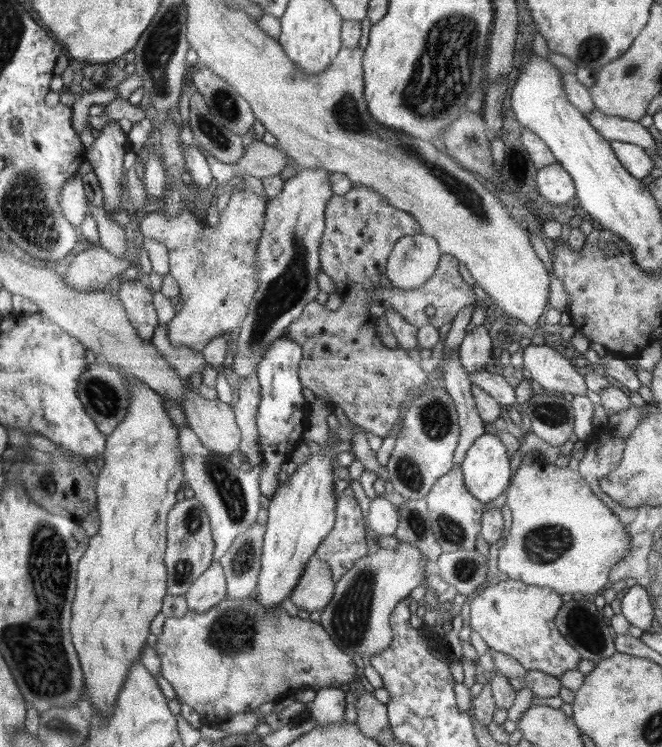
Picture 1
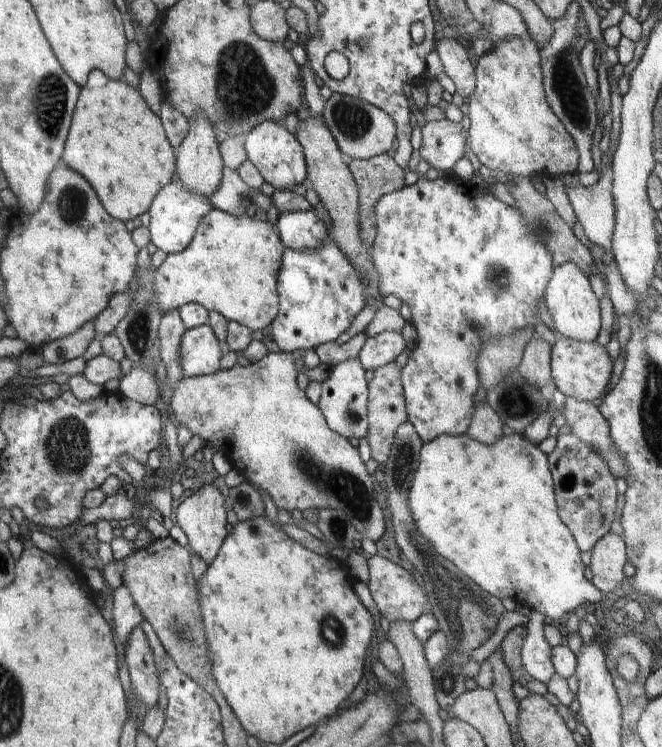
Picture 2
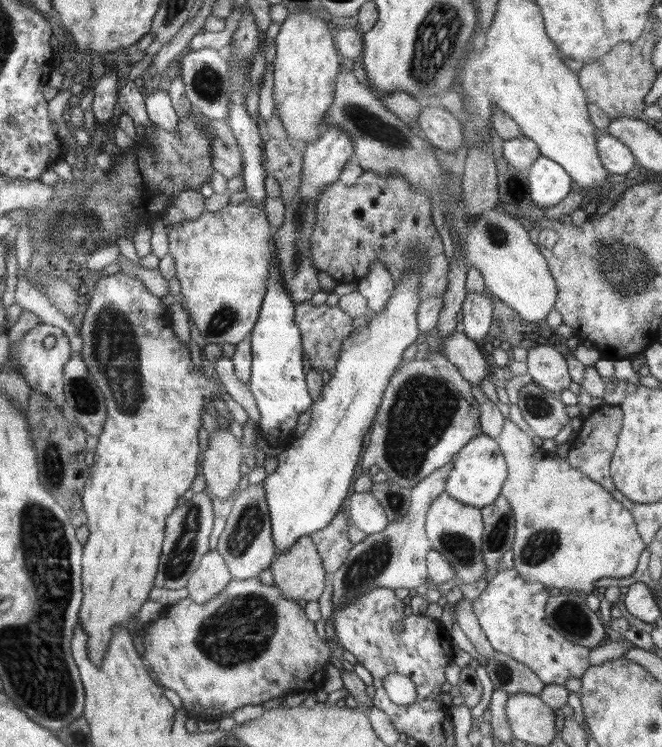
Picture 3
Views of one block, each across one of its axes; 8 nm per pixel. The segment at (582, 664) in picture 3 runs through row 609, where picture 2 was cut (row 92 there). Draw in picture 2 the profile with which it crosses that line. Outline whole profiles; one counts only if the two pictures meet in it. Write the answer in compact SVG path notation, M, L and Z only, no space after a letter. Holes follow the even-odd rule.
M527 34L523 37L494 39L490 50L474 64L476 86L464 107L470 118L468 143L472 154L478 156L481 164L492 171L524 178L530 178L532 174L558 178L563 174L577 173L579 152L574 140L547 103L540 59L540 50Z

